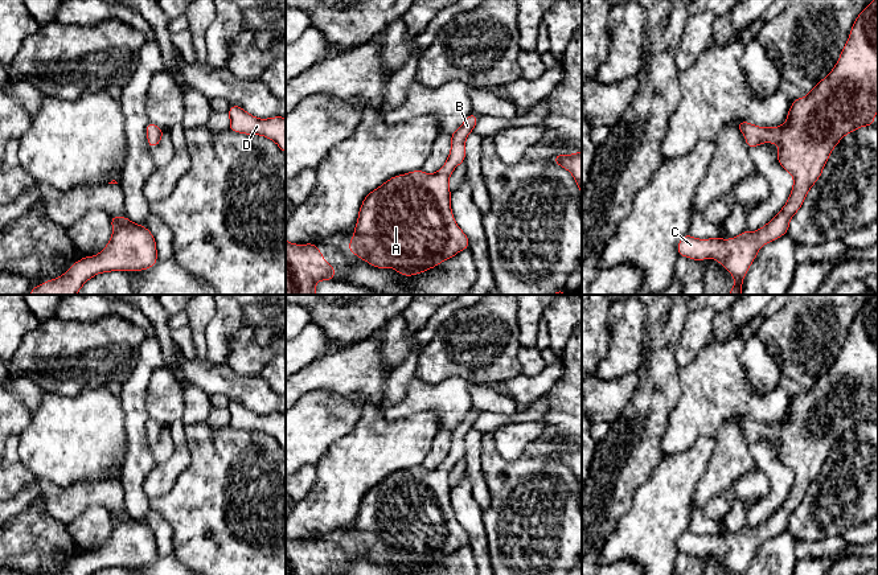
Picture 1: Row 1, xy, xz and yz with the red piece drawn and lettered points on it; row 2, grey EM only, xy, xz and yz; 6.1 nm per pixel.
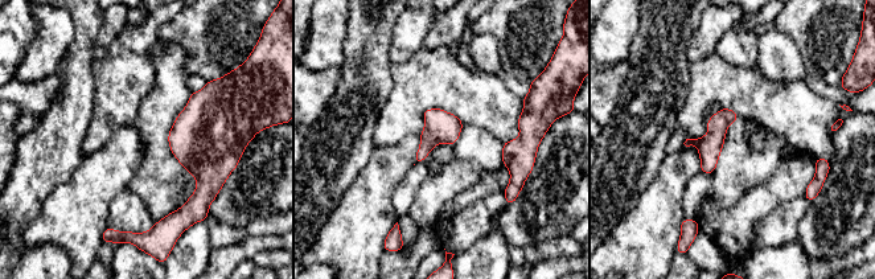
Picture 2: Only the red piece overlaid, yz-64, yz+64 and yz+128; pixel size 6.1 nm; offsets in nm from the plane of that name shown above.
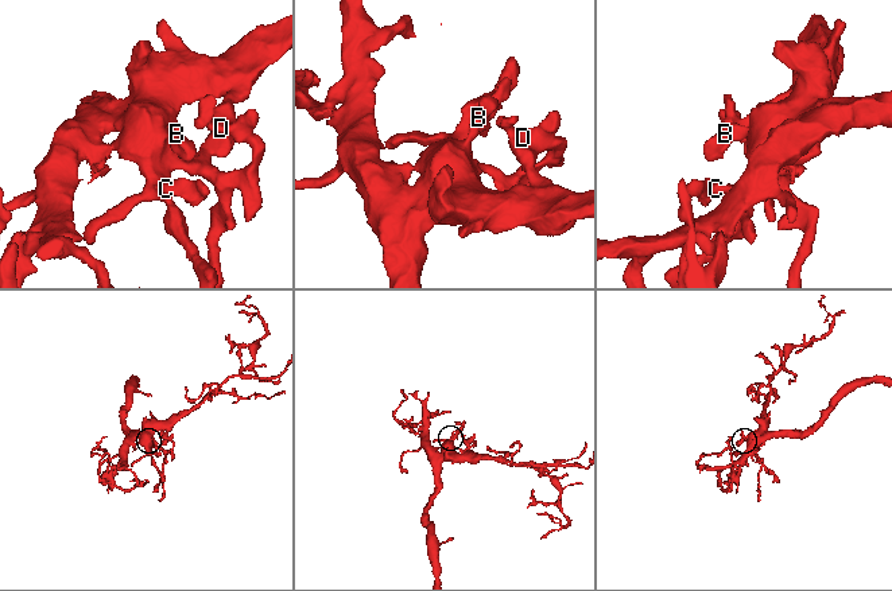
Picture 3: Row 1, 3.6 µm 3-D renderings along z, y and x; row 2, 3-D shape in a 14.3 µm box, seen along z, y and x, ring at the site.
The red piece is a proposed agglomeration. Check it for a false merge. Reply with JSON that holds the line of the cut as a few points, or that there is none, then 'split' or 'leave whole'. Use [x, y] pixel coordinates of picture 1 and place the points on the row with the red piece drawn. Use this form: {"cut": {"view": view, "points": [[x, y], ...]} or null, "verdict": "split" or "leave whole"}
{"cut": null, "verdict": "leave whole"}

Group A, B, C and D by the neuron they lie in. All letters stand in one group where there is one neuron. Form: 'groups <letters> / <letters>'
groups A B C D

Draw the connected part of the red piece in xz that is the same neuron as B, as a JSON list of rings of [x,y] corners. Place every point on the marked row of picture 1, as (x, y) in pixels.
[[[472,112],[451,134],[451,152],[438,172],[427,174],[419,169],[394,176],[364,198],[353,239],[348,243],[350,252],[373,267],[391,267],[401,275],[413,276],[469,247],[469,241],[456,225],[451,210],[448,180],[455,168],[465,160],[465,139],[473,131],[477,119]]]

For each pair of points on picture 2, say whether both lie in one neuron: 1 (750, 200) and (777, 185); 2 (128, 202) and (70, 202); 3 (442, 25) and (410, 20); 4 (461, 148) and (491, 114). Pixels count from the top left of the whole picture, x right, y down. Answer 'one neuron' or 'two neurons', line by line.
1: one neuron
2: two neurons
3: two neurons
4: two neurons

